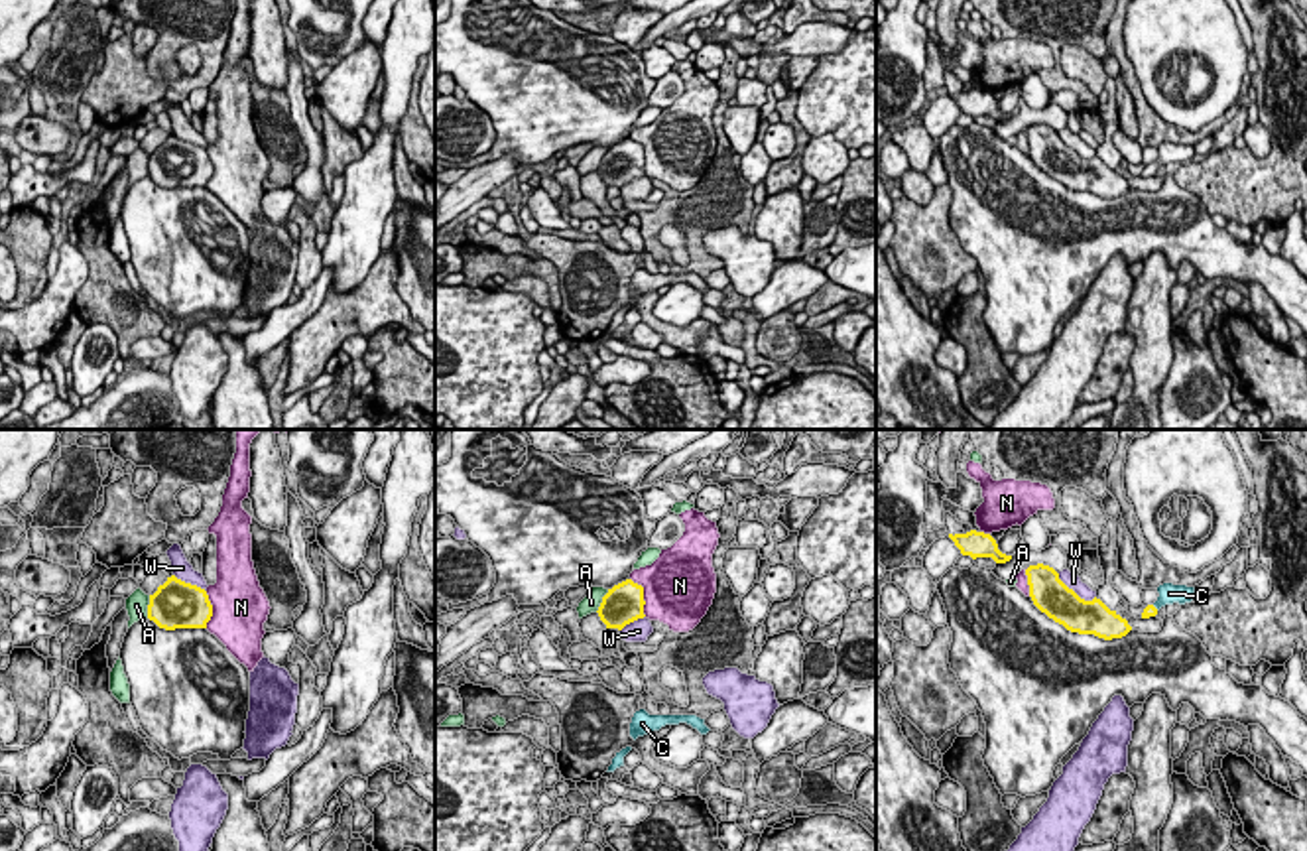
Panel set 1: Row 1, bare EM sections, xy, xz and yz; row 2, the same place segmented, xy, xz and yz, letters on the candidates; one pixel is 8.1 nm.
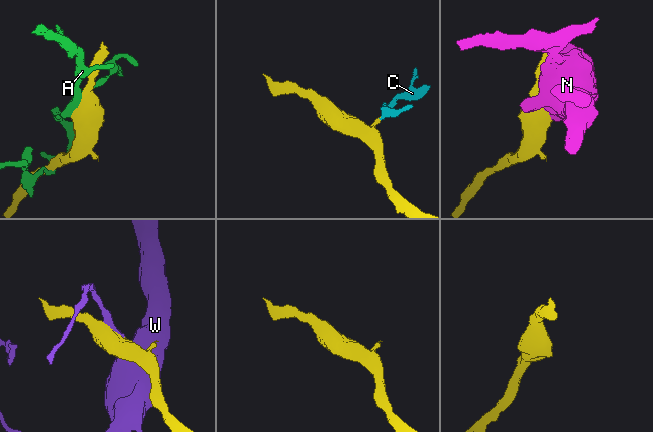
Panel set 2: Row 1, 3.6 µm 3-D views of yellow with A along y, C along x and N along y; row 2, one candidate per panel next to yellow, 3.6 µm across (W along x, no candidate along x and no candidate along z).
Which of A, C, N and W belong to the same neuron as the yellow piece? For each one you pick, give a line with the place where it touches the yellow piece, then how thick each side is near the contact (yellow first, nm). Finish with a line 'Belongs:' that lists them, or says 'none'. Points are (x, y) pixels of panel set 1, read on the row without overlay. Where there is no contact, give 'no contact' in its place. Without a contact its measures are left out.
C: contact yz (1154, 166); calibres 100 and 170 nm
Belongs: C

